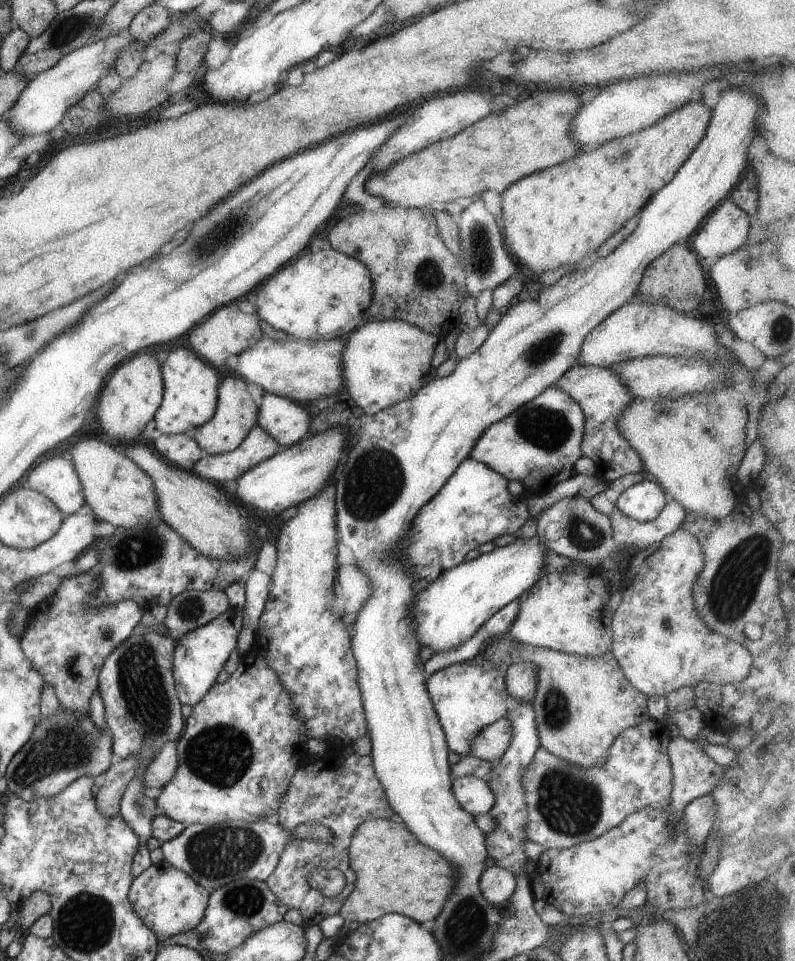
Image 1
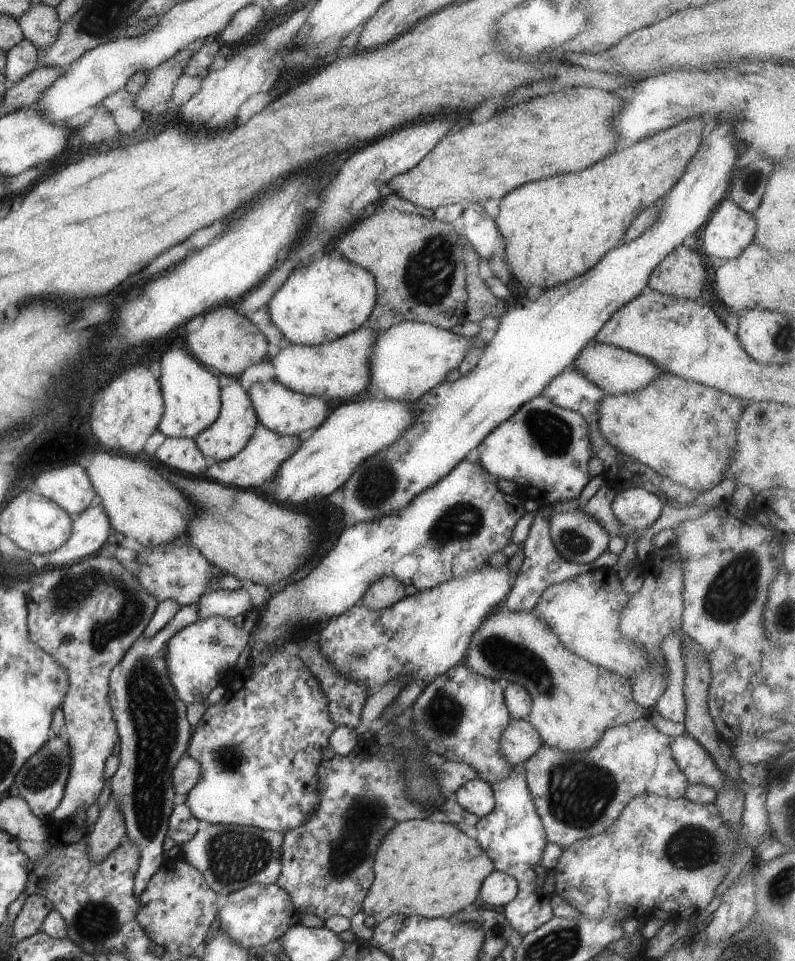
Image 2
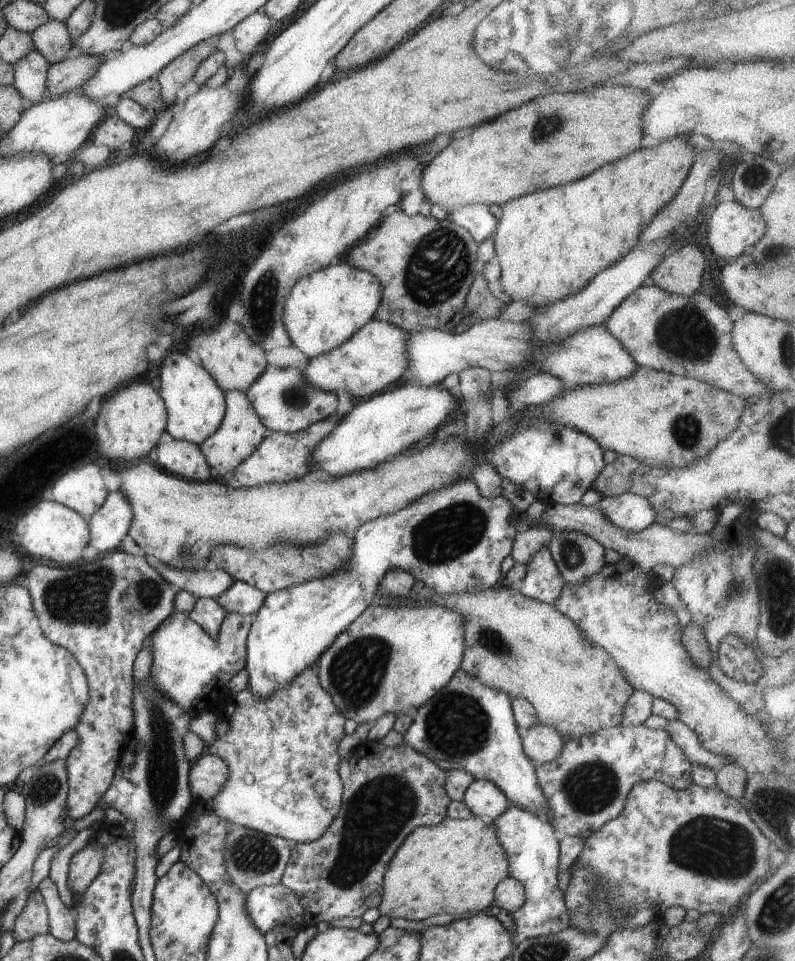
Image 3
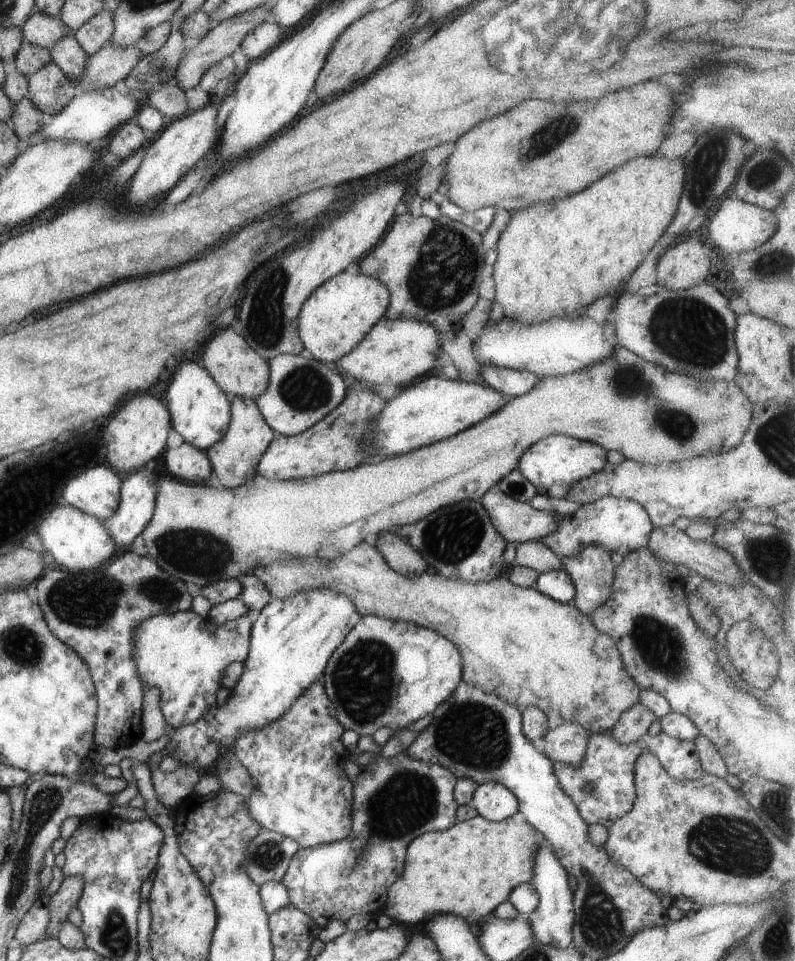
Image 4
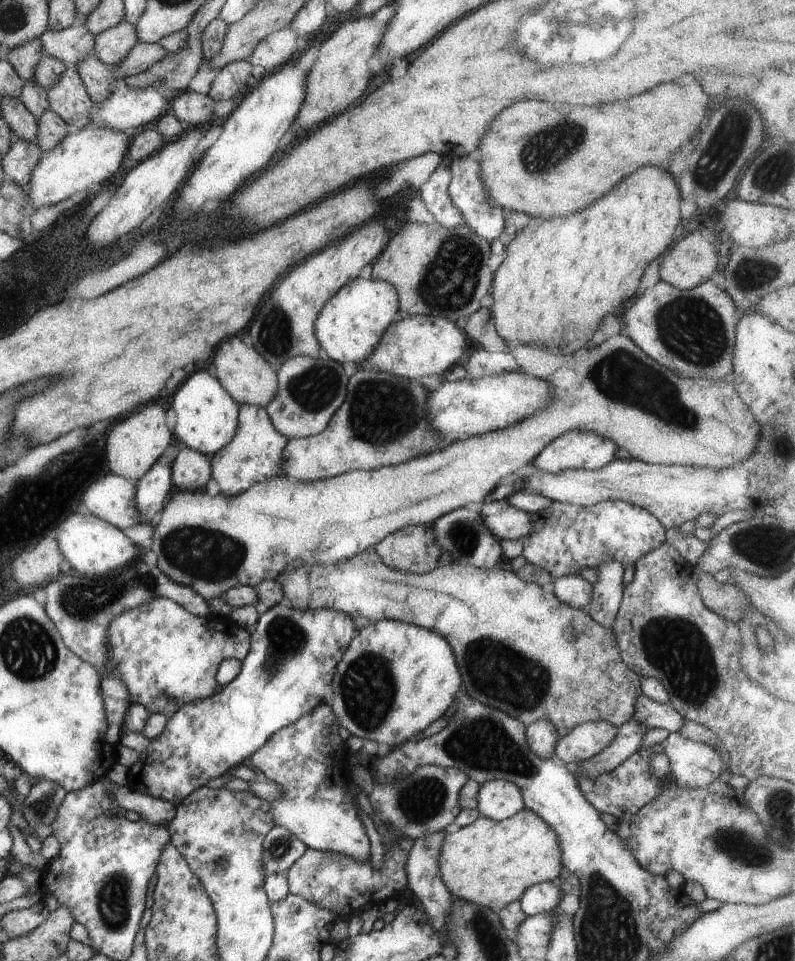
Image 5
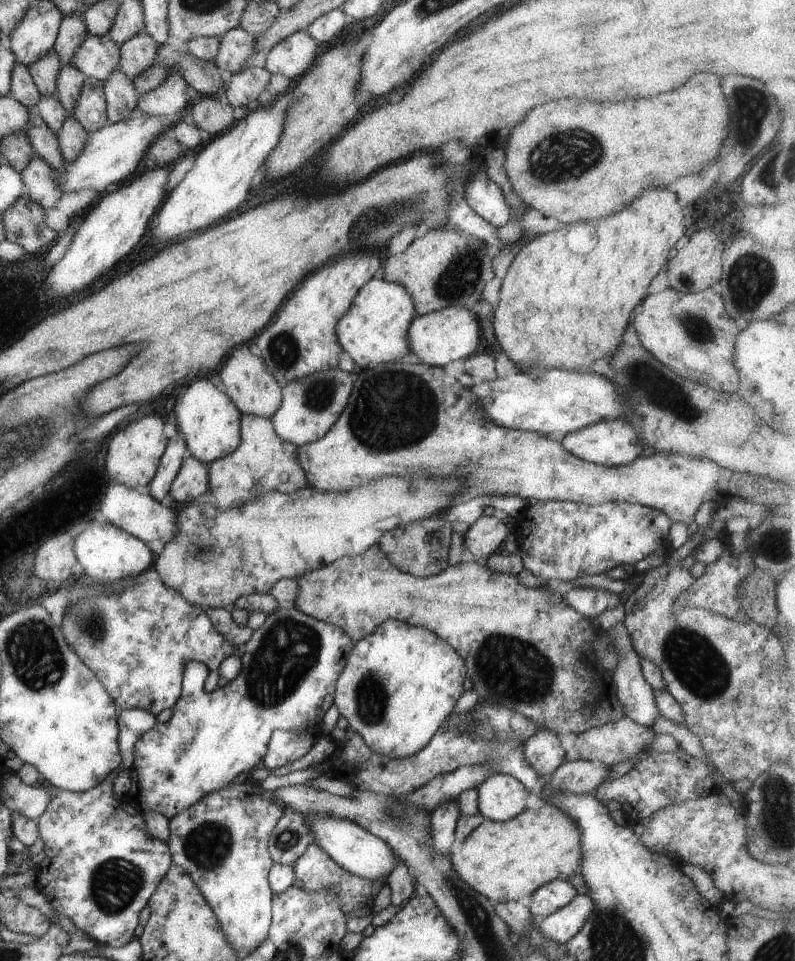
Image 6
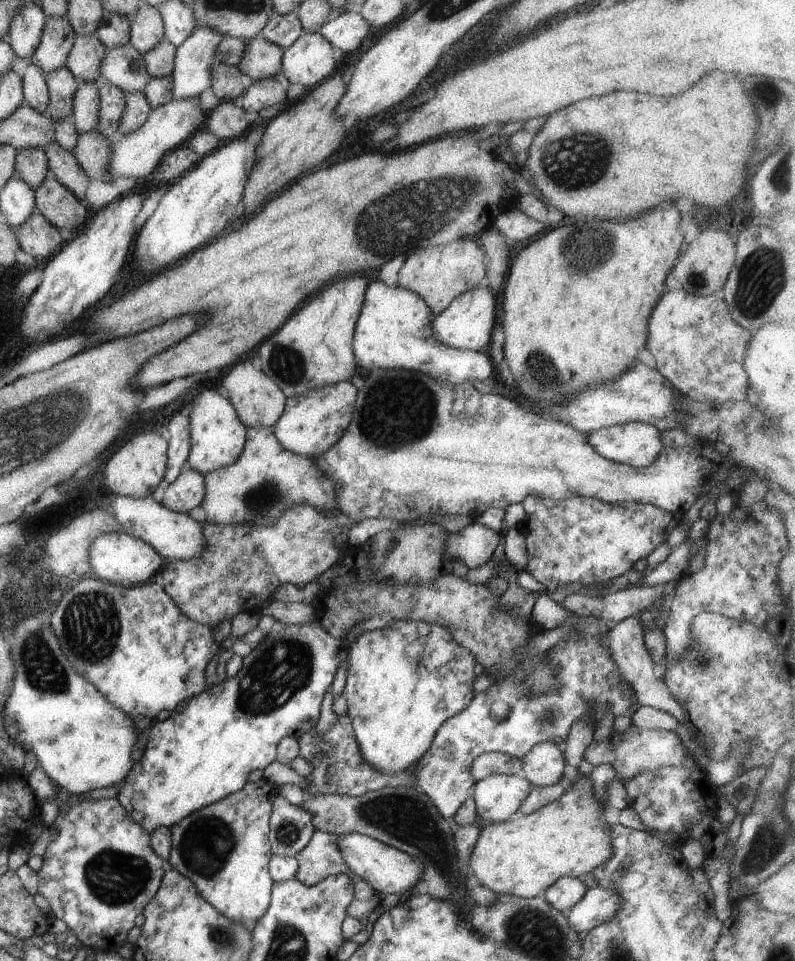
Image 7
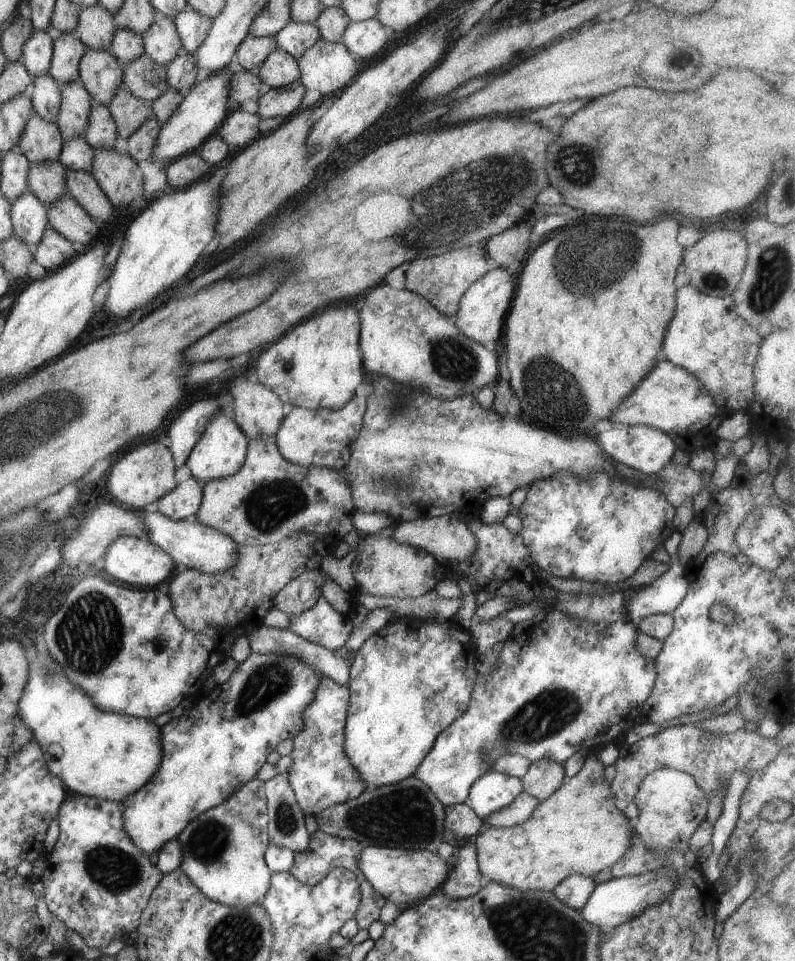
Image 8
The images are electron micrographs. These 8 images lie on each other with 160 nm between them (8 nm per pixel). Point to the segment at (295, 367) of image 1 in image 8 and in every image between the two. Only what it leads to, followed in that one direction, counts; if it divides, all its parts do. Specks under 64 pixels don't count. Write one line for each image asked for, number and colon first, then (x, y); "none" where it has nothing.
2: (340, 370)
3: (373, 359)
4: (401, 351)
5: (413, 347)
6: (454, 332)
7: (468, 322)
8: (483, 308)

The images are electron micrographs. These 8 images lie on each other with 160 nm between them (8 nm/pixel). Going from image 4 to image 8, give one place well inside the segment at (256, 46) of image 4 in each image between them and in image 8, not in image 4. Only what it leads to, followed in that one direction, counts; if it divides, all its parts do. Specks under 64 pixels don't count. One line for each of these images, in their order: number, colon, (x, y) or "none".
5: (279, 47)
6: (294, 56)
7: (310, 59)
8: (328, 67)

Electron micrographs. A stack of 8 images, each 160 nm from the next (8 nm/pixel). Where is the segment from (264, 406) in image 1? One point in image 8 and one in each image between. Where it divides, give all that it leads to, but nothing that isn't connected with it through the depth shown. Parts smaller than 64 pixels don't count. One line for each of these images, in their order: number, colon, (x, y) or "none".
2: (278, 408)
3: (285, 401)
4: (302, 391)
5: (310, 391)
6: (311, 405)
7: (310, 425)
8: (323, 437)

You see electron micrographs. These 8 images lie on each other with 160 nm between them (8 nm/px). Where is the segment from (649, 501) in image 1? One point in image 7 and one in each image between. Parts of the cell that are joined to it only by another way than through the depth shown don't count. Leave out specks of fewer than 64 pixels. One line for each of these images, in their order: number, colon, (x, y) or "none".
2: (634, 507)
3: (630, 511)
4: (620, 525)
5: (565, 538)
6: (558, 540)
7: (585, 540)

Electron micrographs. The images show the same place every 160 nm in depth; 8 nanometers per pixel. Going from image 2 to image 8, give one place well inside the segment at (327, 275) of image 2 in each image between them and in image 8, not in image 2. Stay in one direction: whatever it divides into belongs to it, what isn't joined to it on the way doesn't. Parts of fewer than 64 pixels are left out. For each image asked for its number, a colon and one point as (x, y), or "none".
3: (323, 309)
4: (337, 316)
5: (352, 322)
6: (375, 329)
7: (394, 330)
8: (402, 336)

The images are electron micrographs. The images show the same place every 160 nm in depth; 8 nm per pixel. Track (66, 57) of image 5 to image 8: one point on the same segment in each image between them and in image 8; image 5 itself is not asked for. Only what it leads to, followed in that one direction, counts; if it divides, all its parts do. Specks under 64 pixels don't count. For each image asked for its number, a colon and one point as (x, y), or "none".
6: (98, 57)
7: (124, 67)
8: (144, 78)

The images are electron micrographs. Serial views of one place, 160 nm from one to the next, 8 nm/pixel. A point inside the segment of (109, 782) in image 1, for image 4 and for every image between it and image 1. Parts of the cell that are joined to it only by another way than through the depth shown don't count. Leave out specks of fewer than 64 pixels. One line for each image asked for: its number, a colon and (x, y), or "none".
2: (106, 835)
3: (84, 866)
4: (66, 898)

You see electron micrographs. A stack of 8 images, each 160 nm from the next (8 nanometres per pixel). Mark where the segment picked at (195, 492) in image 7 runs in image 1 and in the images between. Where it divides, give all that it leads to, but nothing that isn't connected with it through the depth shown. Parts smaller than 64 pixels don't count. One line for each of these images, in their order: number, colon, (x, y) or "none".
1: (182, 450)
2: (181, 454)
3: (181, 458)
4: (187, 462)
5: (191, 470)
6: (192, 479)

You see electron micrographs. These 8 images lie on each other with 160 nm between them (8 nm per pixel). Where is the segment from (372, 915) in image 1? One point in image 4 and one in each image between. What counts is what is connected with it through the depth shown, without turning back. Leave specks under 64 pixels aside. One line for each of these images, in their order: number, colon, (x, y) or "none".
2: (430, 868)
3: (454, 867)
4: (469, 869)

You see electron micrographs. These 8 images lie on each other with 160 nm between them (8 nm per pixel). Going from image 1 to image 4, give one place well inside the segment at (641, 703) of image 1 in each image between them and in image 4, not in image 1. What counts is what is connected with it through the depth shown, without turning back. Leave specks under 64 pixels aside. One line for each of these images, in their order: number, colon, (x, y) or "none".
2: (573, 702)
3: (527, 648)
4: (528, 649)

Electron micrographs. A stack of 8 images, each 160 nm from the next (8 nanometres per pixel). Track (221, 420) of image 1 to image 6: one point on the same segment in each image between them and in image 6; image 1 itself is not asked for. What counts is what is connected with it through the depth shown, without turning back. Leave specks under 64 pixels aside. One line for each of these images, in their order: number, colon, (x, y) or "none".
2: (222, 440)
3: (241, 430)
4: (234, 458)
5: (255, 454)
6: (262, 462)

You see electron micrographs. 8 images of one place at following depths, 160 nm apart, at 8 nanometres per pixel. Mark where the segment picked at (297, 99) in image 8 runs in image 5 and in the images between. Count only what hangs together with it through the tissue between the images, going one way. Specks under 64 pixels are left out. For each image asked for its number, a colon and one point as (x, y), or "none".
5: (233, 77)
6: (248, 84)
7: (264, 93)

